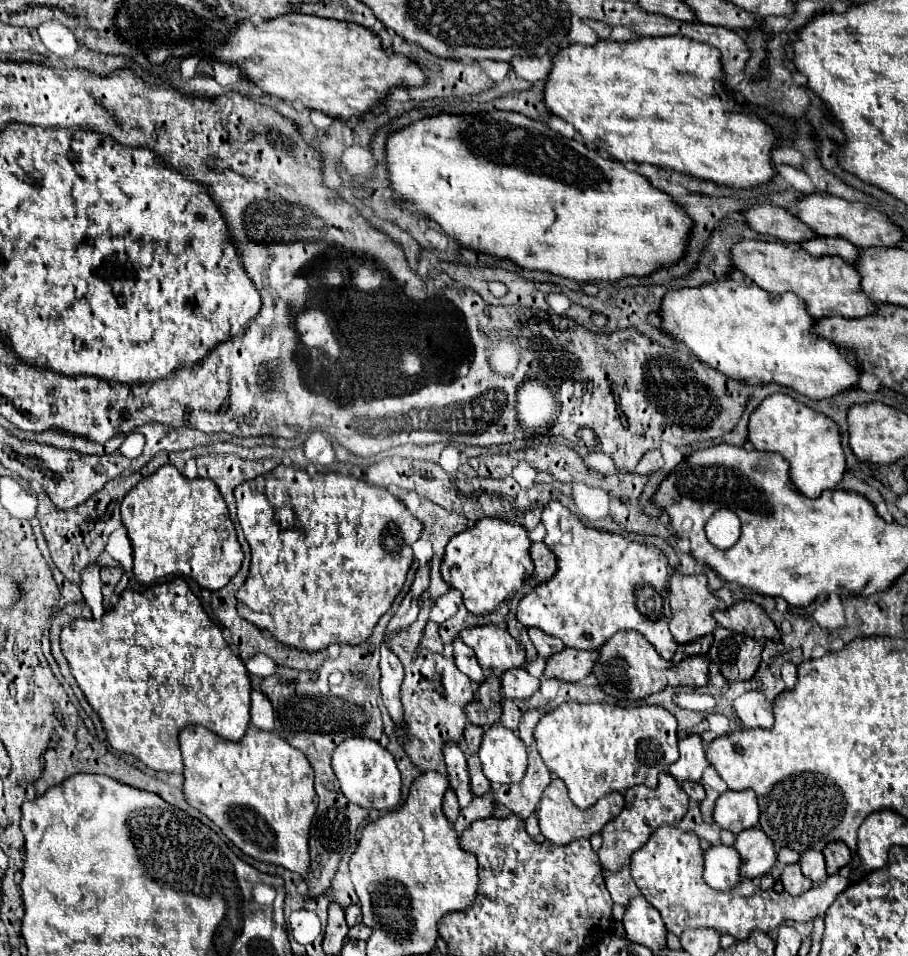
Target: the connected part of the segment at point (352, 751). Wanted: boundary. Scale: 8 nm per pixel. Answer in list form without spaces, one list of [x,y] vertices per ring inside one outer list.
[[[360,736],[342,740],[332,752],[332,768],[340,782],[340,790],[350,802],[368,810],[370,808],[394,810],[394,806],[398,806],[400,786],[402,786],[400,772],[396,768],[392,754],[386,748],[382,748],[378,742]]]

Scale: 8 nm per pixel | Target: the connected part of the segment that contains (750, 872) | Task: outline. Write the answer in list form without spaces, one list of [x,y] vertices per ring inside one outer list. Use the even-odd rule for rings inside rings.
[[[750,828],[740,832],[736,836],[734,848],[738,850],[742,860],[740,864],[742,878],[750,878],[750,880],[762,878],[776,864],[774,844],[760,828]]]

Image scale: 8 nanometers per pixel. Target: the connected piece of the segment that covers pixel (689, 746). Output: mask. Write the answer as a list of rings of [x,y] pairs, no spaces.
[[[690,734],[686,738],[680,738],[678,750],[680,750],[680,758],[668,768],[668,772],[678,782],[684,782],[684,780],[700,782],[702,772],[710,766],[710,762],[706,760],[706,754],[704,754],[702,738],[698,734]]]

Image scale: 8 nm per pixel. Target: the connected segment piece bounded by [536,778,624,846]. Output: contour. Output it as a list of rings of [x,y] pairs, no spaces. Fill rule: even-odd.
[[[554,778],[548,788],[544,790],[544,796],[540,796],[540,804],[538,804],[538,822],[540,822],[540,830],[542,834],[546,836],[546,840],[554,842],[554,844],[568,844],[572,840],[578,840],[578,838],[590,838],[592,834],[598,834],[604,824],[608,820],[612,820],[614,816],[618,816],[624,808],[624,796],[620,792],[610,792],[608,796],[602,796],[592,808],[586,808],[586,810],[580,810],[572,804],[572,800],[568,798],[568,792],[566,792],[566,786],[560,778]]]

